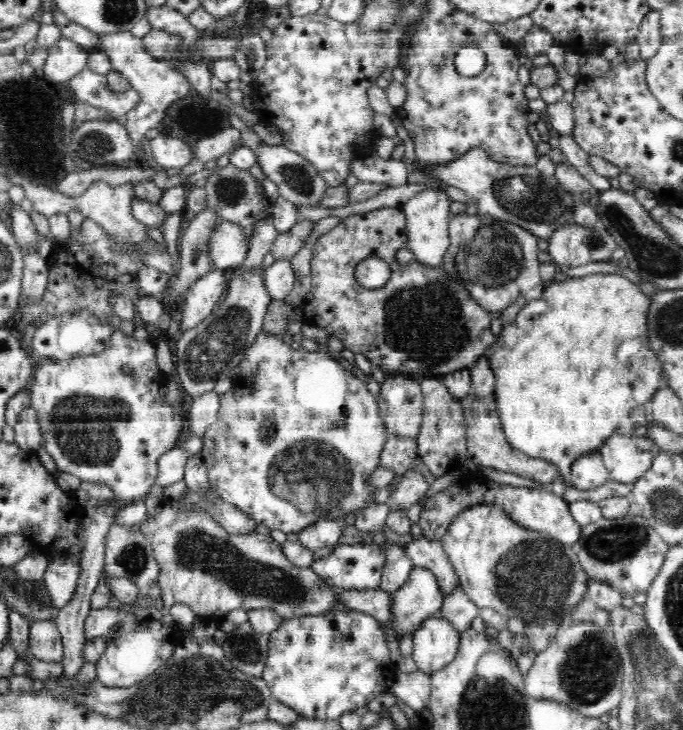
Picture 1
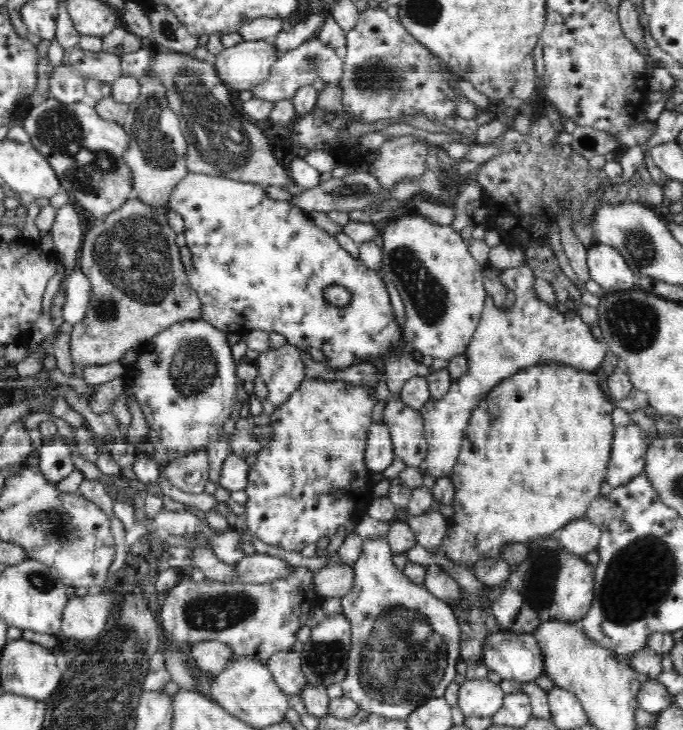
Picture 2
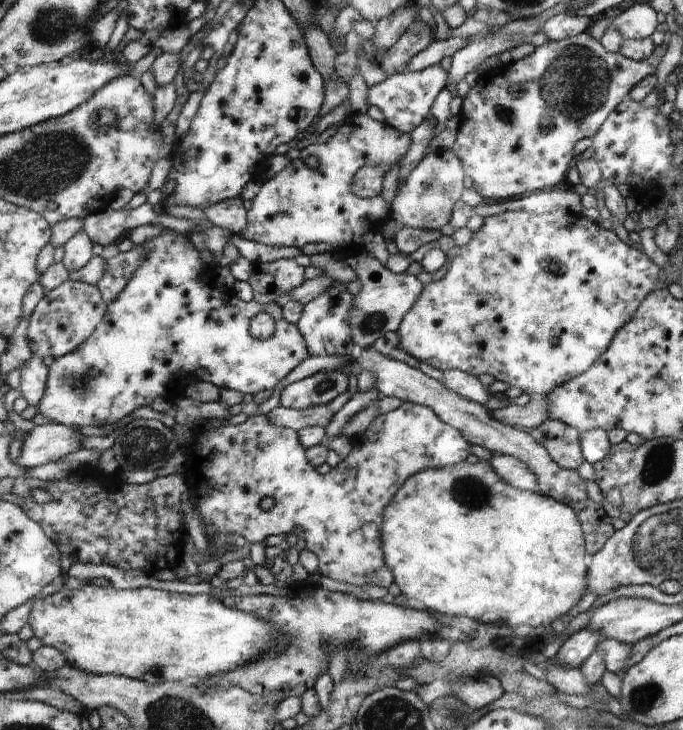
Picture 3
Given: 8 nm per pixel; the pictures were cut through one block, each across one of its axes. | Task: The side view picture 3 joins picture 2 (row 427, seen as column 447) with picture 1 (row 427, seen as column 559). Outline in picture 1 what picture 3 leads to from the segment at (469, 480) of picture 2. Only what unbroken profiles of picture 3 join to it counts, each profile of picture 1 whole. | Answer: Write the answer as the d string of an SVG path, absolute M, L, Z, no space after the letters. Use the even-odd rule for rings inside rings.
M597 274L584 278L572 278L564 282L554 283L544 288L541 298L532 300L522 308L514 323L504 324L504 330L495 340L494 352L487 357L487 362L495 376L495 405L498 406L499 422L502 423L503 433L512 448L527 454L532 458L556 465L567 487L571 484L570 468L577 458L586 454L596 453L599 448L620 428L624 416L632 416L633 411L651 401L656 391L664 386L662 365L654 351L650 350L647 342L647 311L650 310L651 298L644 295L640 286L622 275Z

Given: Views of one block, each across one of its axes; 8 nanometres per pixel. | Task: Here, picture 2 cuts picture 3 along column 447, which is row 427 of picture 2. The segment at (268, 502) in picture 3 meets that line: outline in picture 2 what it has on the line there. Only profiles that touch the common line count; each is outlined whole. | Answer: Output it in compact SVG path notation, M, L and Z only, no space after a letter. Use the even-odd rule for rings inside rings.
M522 264L508 270L491 269L500 273L502 285L516 295L516 301L510 310L499 310L493 299L487 296L480 323L465 353L468 372L457 379L455 386L442 398L431 398L419 410L427 442L426 458L418 467L423 476L440 478L451 474L473 411L485 401L486 394L504 378L536 364L559 364L594 372L607 356L606 344L603 340L597 341L594 338L591 327L584 323L582 315L574 311L560 314L556 307L546 305L536 297L536 276L531 269Z

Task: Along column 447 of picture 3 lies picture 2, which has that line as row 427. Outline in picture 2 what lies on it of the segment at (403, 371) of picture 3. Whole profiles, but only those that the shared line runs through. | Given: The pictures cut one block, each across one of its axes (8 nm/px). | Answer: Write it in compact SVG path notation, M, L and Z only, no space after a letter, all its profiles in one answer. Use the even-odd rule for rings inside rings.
M391 397L386 404L383 420L391 434L395 458L402 460L406 467L419 467L427 453L423 419L419 411L399 398Z

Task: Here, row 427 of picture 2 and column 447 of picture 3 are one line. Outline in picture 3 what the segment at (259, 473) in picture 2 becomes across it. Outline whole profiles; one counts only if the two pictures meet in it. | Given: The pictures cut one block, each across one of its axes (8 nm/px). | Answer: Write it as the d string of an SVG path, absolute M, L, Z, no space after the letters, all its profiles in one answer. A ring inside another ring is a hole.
M526 210L506 211L485 218L482 227L477 233L473 233L472 240L462 246L458 255L450 262L450 268L444 278L424 284L425 288L422 289L416 304L396 330L400 338L399 348L420 362L426 362L428 366L441 371L458 370L472 376L490 374L495 380L500 380L509 387L520 388L525 393L549 395L557 386L565 385L574 377L585 373L594 364L594 360L608 350L616 332L634 316L644 298L657 288L659 277L660 268L644 252L624 244L616 233L612 232L612 228L608 230L601 228L598 222L589 220L583 214L556 211L538 215Z

